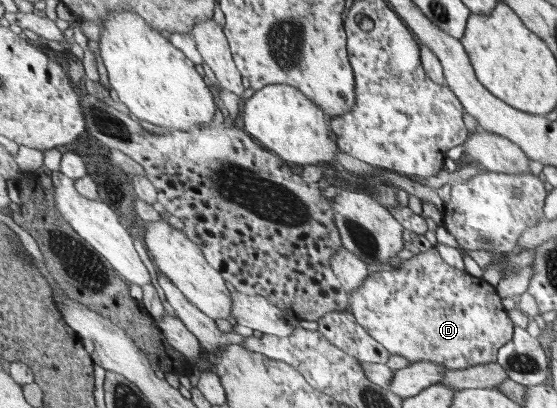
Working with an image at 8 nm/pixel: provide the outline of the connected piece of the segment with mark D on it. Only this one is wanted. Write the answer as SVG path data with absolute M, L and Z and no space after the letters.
M435 246L412 259L402 260L399 267L378 272L371 270L364 285L351 294L350 312L391 355L404 356L410 363L429 361L448 369L462 370L497 363L500 349L514 338L515 324L500 298L496 286L446 263Z

